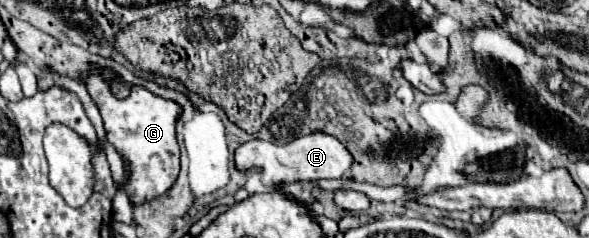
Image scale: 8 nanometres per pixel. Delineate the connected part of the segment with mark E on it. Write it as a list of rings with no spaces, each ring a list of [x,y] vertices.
[[[309,134],[303,138],[295,138],[293,142],[283,146],[275,146],[265,140],[251,140],[235,150],[235,168],[239,172],[249,172],[257,168],[265,186],[281,186],[287,182],[343,178],[351,168],[351,154],[347,154],[345,146],[329,134]]]

